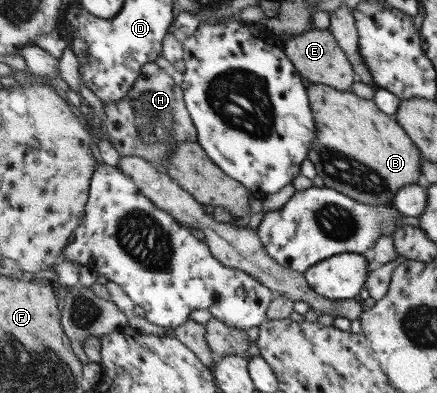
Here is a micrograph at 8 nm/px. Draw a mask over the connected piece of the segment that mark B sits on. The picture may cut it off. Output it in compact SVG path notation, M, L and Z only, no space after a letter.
M308 84L308 103L316 115L316 143L307 160L314 163L324 187L357 203L381 205L391 202L400 187L420 183L420 151L396 120L382 113L372 100L325 86Z

